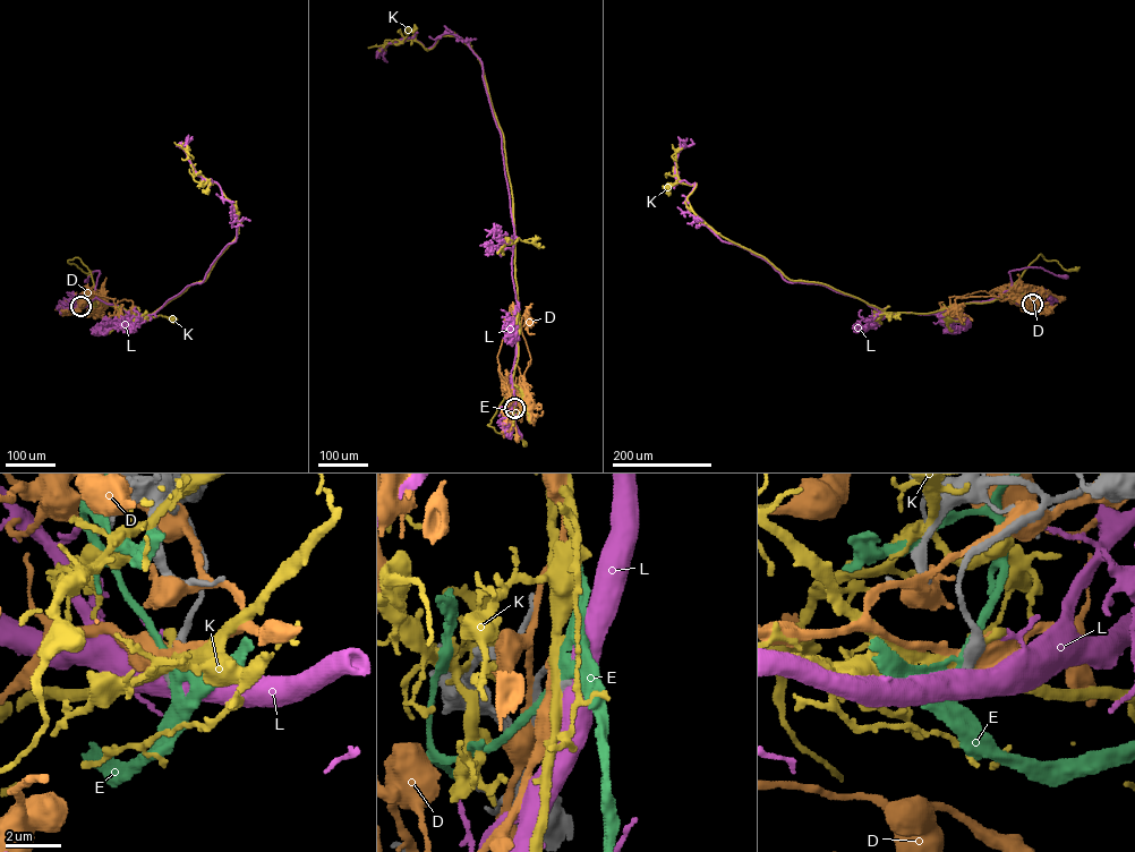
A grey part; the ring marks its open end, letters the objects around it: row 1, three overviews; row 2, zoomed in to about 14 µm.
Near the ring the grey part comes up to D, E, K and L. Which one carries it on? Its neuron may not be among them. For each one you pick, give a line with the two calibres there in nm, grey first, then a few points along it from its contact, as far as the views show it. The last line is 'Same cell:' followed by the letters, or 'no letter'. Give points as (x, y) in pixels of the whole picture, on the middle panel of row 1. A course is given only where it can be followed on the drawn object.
Same cell: no letter

